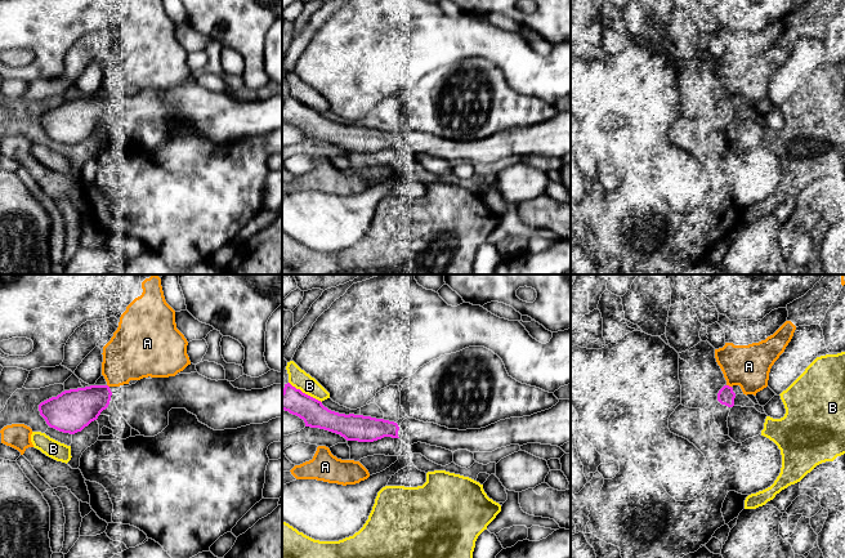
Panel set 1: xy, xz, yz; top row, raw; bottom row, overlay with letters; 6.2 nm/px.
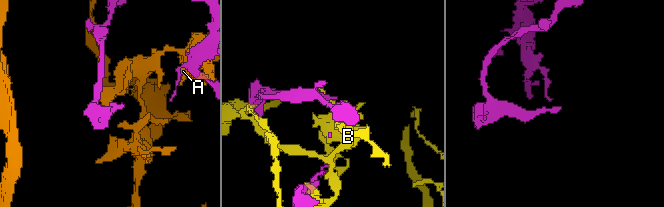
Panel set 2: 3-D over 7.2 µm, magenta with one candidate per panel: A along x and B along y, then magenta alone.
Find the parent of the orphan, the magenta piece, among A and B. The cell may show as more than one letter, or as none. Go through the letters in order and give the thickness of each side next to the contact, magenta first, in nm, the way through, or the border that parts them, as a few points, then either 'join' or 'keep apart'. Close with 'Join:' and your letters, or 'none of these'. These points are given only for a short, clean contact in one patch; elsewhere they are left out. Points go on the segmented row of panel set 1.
A: 110 nm thick on the magenta side, 260 nm on the other; keep apart
B: 160 nm thick on the magenta side, 120 nm on the other; keep apart
Join: none of these

